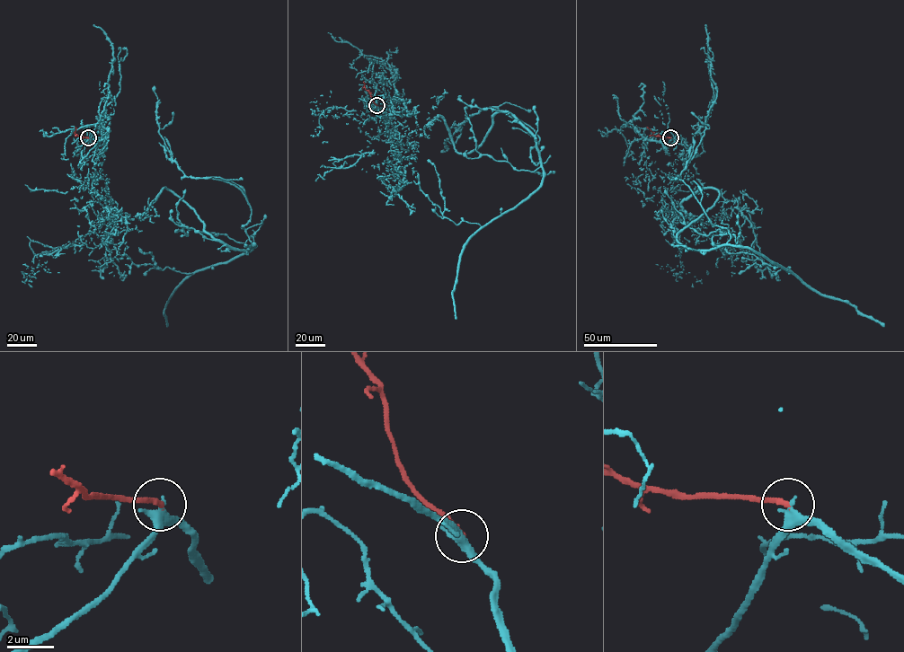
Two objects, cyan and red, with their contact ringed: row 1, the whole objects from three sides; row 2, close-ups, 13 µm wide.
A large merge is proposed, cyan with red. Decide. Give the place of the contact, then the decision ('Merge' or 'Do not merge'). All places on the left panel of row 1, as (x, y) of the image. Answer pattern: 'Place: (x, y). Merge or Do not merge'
Place: (88, 137). Merge

